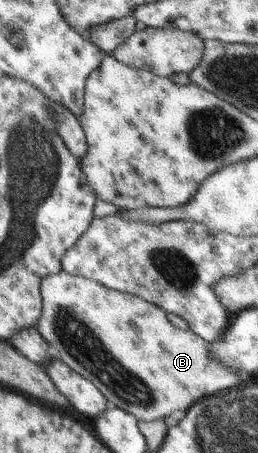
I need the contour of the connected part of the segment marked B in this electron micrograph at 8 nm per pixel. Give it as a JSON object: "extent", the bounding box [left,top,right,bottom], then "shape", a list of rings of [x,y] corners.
{"extent":[35,271,242,422],"shape":[[[58,271],[52,275],[46,275],[46,280],[42,280],[41,304],[46,304],[46,308],[41,308],[42,324],[38,324],[38,328],[35,329],[41,333],[41,337],[47,342],[49,350],[52,351],[52,358],[61,360],[64,364],[69,365],[74,372],[91,381],[102,392],[107,402],[112,402],[124,412],[130,413],[138,421],[150,422],[156,420],[156,418],[164,418],[172,410],[184,412],[192,402],[196,403],[198,398],[204,398],[204,396],[210,396],[210,394],[216,395],[221,391],[228,391],[242,384],[238,373],[233,371],[232,367],[223,367],[222,363],[209,355],[209,344],[202,340],[202,337],[199,337],[197,333],[193,333],[190,329],[176,328],[166,319],[166,313],[161,308],[146,302],[136,295],[129,295],[128,293],[108,288],[98,281],[91,281],[83,276]]]}

